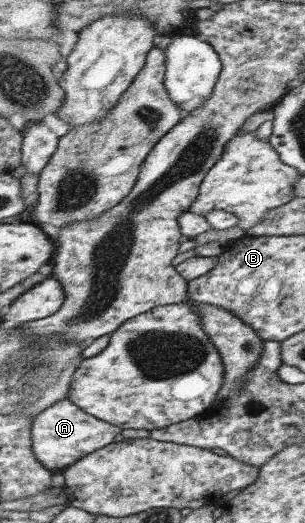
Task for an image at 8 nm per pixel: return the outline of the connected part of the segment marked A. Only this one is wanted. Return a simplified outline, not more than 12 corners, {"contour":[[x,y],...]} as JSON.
{"contour":[[69,398],[36,416],[35,455],[55,474],[119,440]]}

